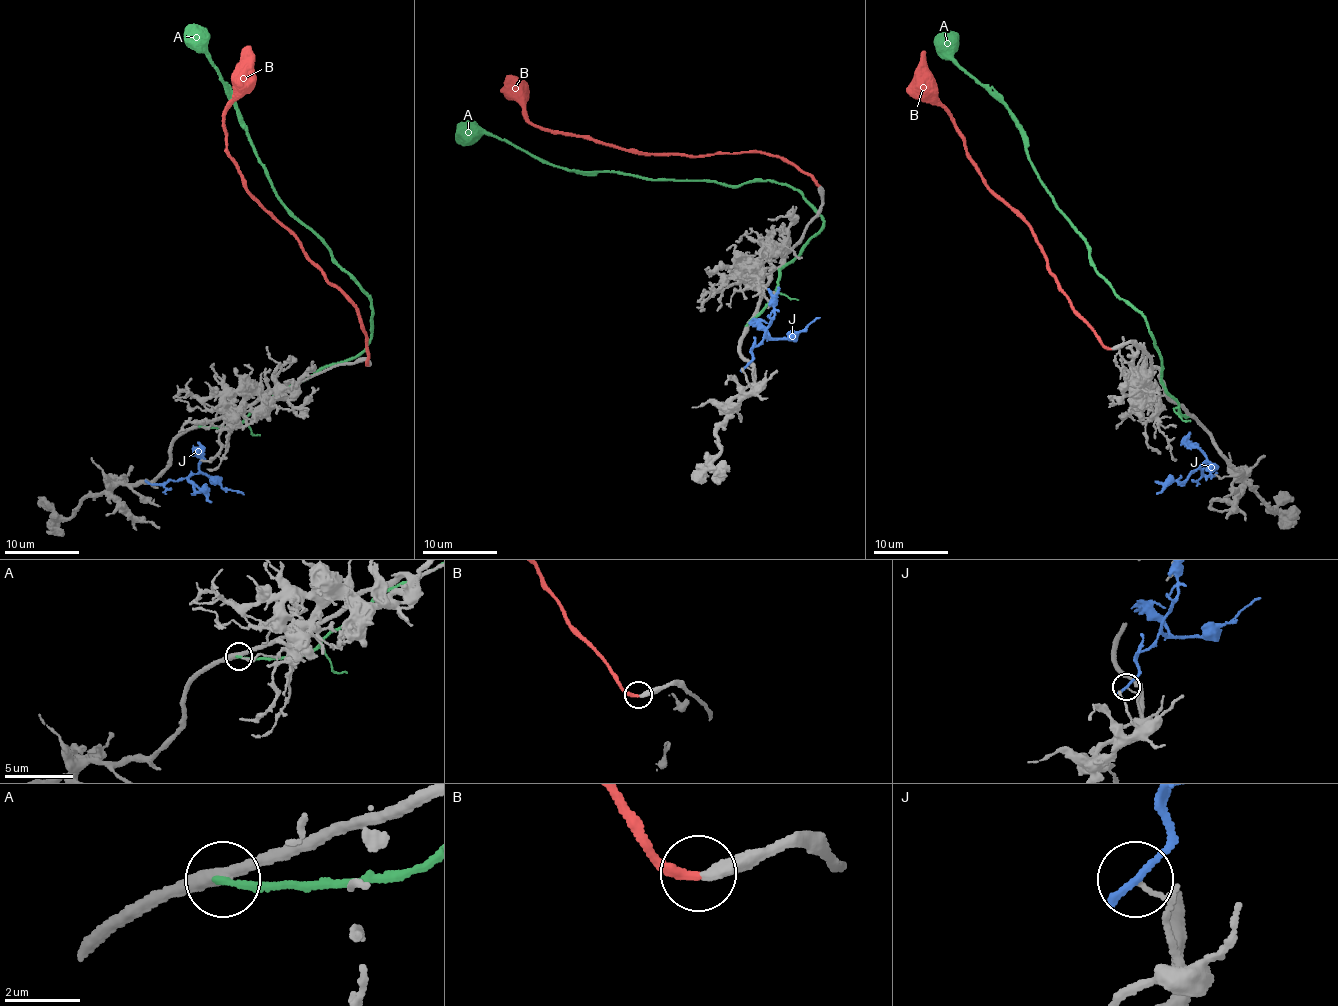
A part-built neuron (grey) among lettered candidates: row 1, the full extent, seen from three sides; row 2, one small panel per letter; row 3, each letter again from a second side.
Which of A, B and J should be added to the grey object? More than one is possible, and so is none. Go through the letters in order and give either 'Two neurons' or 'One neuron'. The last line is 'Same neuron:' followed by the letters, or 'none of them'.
A: Two neurons
B: One neuron
J: Two neurons
Same neuron: B

